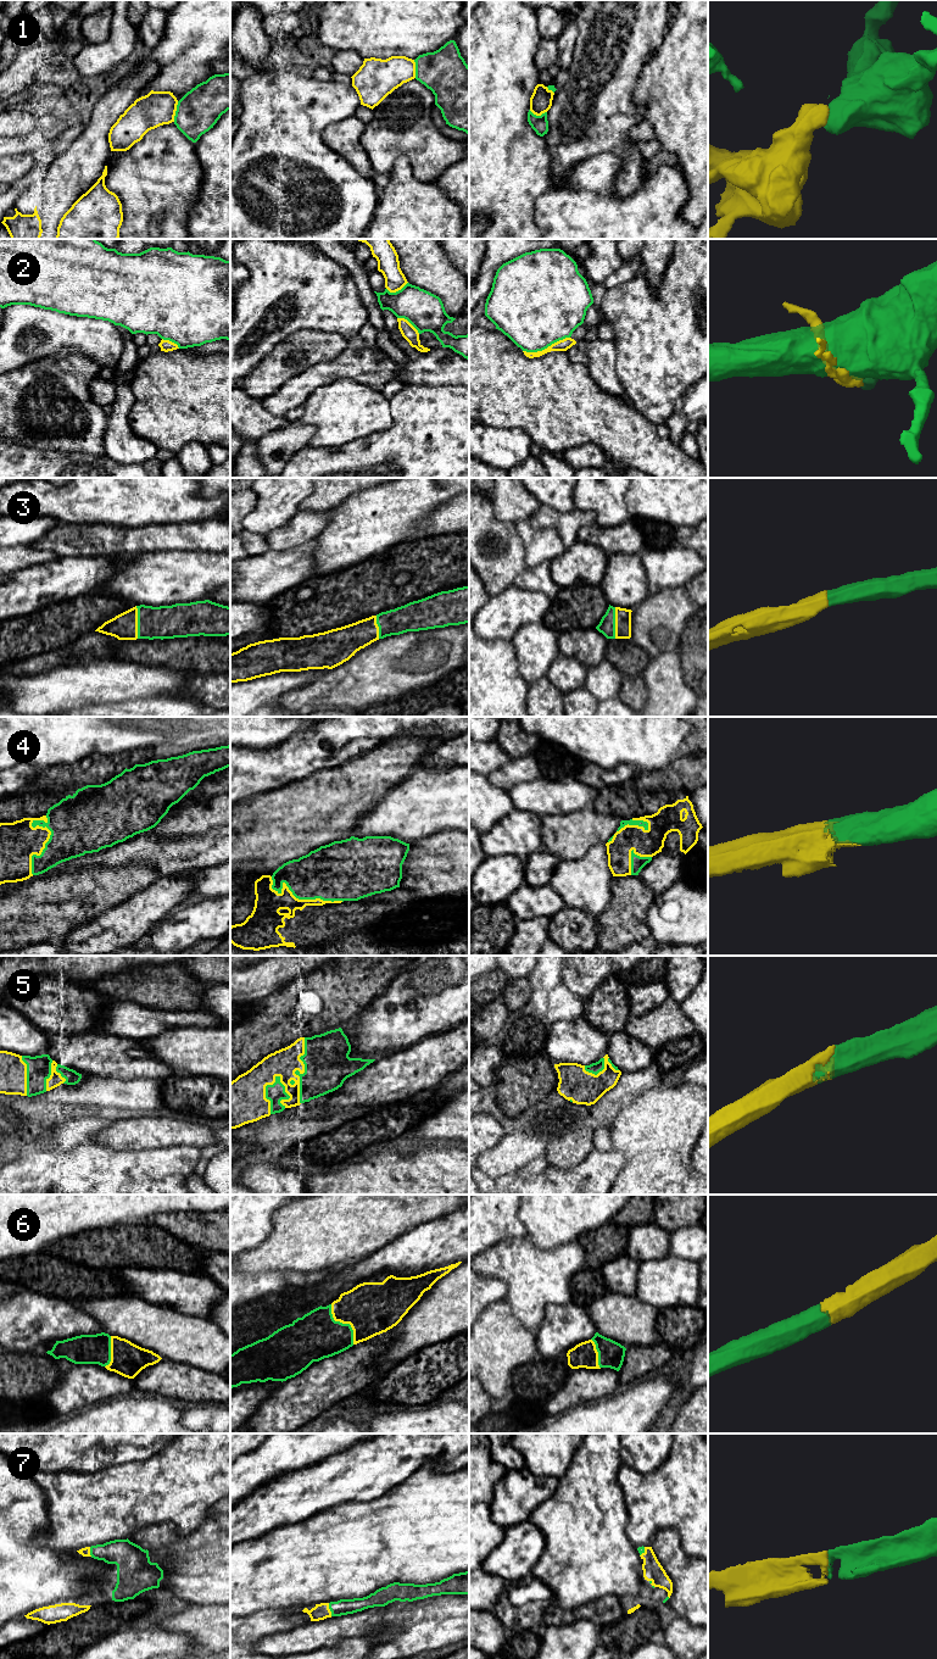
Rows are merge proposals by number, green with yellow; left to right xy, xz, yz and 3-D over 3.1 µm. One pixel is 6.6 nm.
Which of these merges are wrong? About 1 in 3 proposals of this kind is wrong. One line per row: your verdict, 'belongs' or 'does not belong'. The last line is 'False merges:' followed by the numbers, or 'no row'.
1: does not belong
2: does not belong
3: belongs
4: belongs
5: belongs
6: belongs
7: belongs
False merges: 1, 2

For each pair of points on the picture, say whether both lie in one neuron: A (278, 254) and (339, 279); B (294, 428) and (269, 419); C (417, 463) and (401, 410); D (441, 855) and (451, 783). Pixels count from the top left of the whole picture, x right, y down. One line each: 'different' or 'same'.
A: same
B: different
C: same
D: different

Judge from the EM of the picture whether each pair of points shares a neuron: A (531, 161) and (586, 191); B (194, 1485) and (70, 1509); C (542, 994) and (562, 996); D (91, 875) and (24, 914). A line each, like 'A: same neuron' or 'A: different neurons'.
A: different neurons
B: same neuron
C: different neurons
D: same neuron

